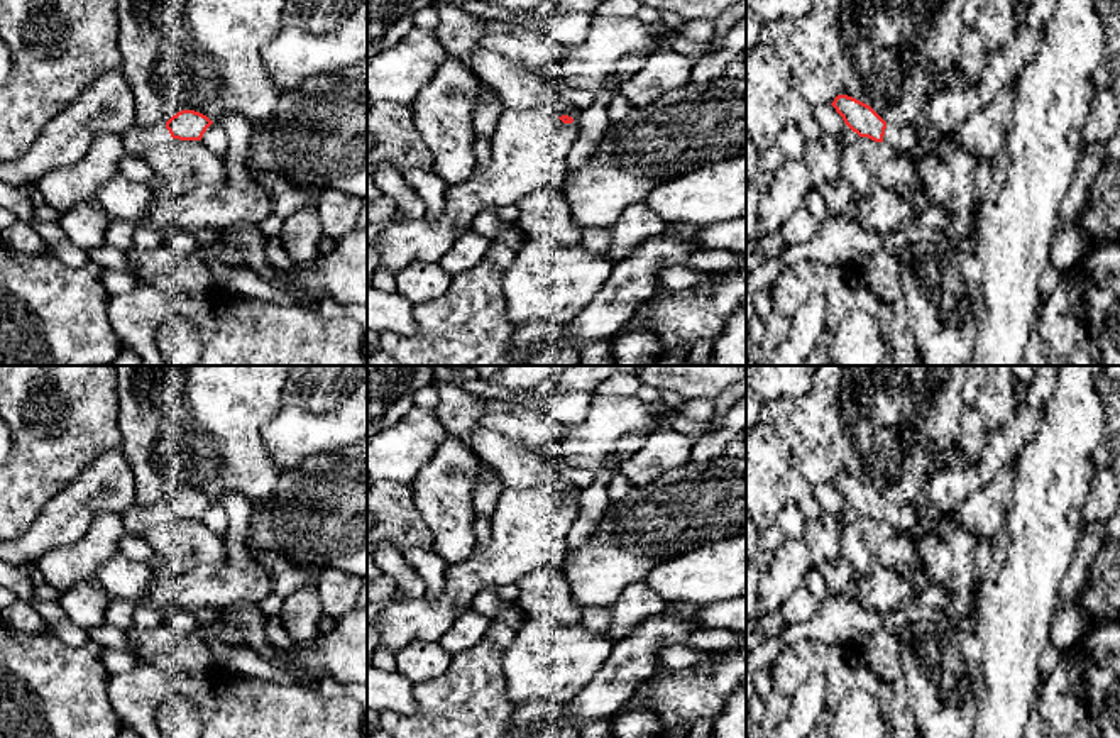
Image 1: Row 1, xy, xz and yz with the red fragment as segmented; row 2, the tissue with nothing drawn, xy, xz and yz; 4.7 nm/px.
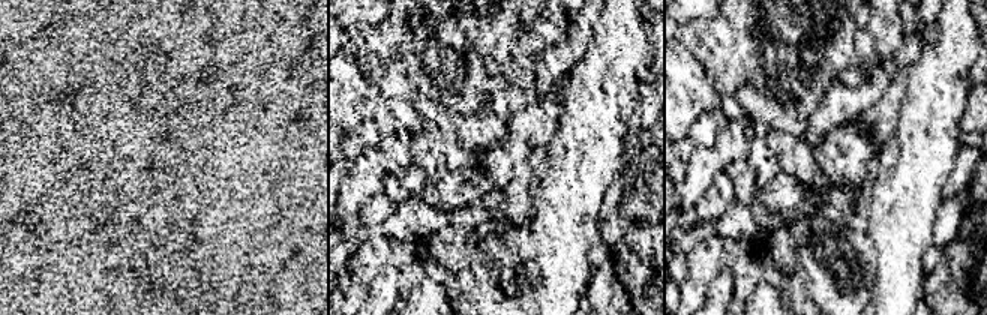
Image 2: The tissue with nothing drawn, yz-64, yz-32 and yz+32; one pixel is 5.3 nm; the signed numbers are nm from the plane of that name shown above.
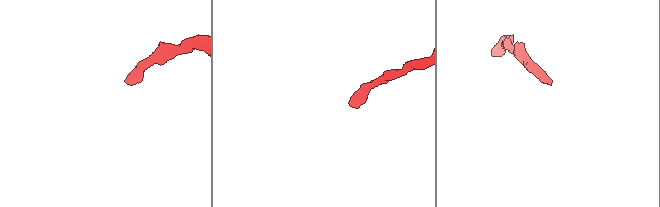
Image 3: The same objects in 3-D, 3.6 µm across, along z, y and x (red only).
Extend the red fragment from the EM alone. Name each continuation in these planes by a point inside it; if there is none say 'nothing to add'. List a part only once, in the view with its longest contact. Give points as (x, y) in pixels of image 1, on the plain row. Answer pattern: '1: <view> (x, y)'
1: yz (911, 522)

